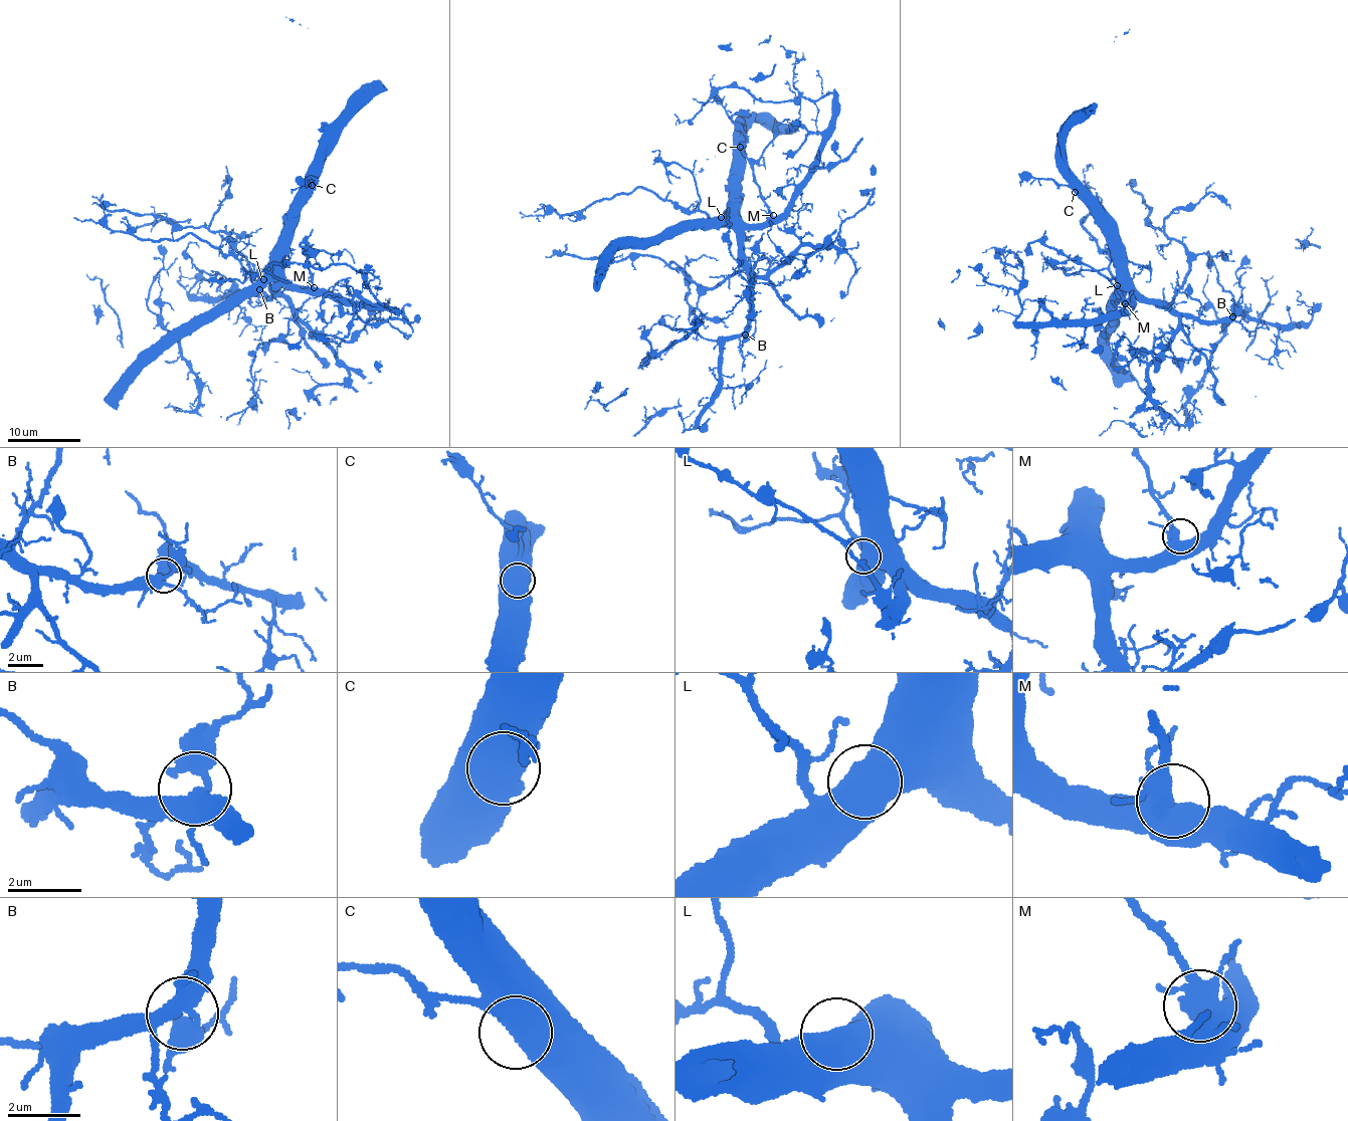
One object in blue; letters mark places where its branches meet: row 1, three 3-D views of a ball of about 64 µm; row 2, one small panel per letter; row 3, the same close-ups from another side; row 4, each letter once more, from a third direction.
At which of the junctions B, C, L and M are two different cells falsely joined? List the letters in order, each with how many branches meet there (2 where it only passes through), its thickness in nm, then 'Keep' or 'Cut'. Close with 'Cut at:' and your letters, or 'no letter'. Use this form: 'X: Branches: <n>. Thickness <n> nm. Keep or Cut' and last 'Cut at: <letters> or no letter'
B: Branches: 4. Thickness 380 nm. Keep
C: Branches: 1. Thickness 800 nm. Keep
L: Branches: 1. Thickness 800 nm. Keep
M: Branches: 4. Thickness 480 nm. Keep
Cut at: no letter

